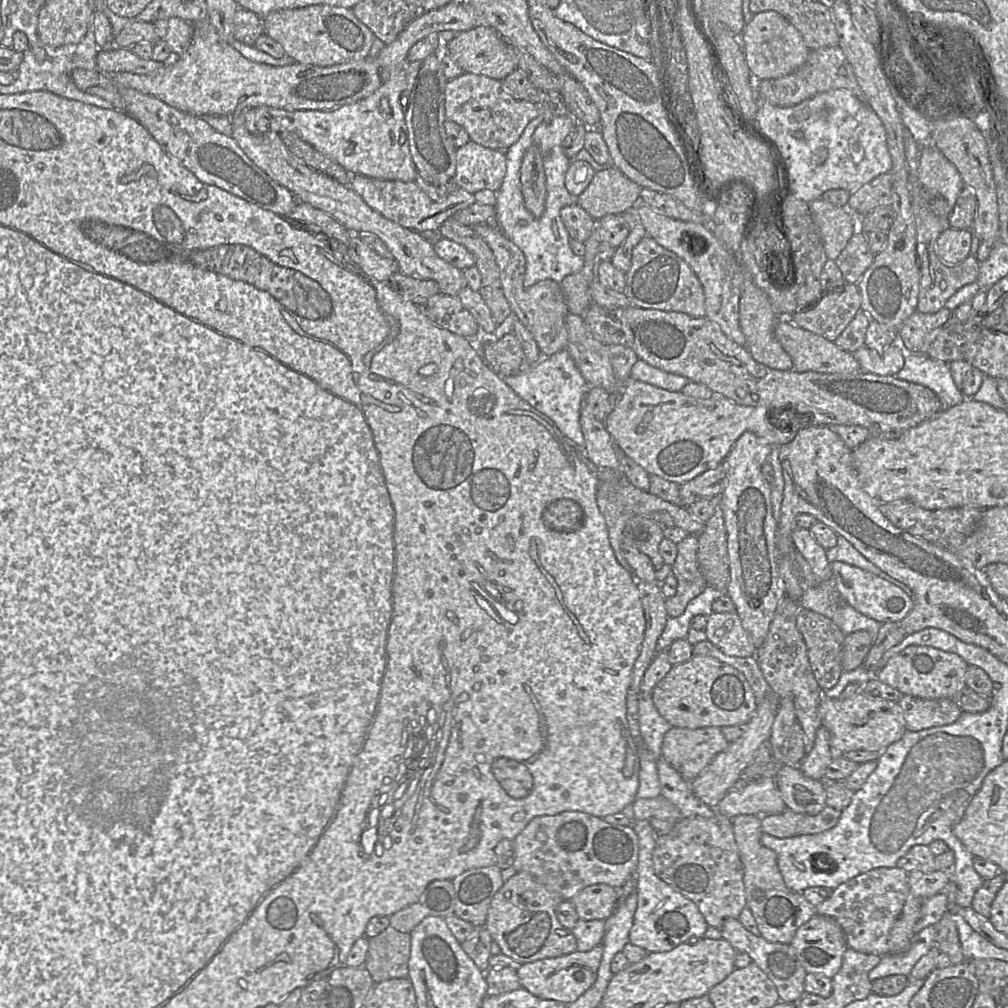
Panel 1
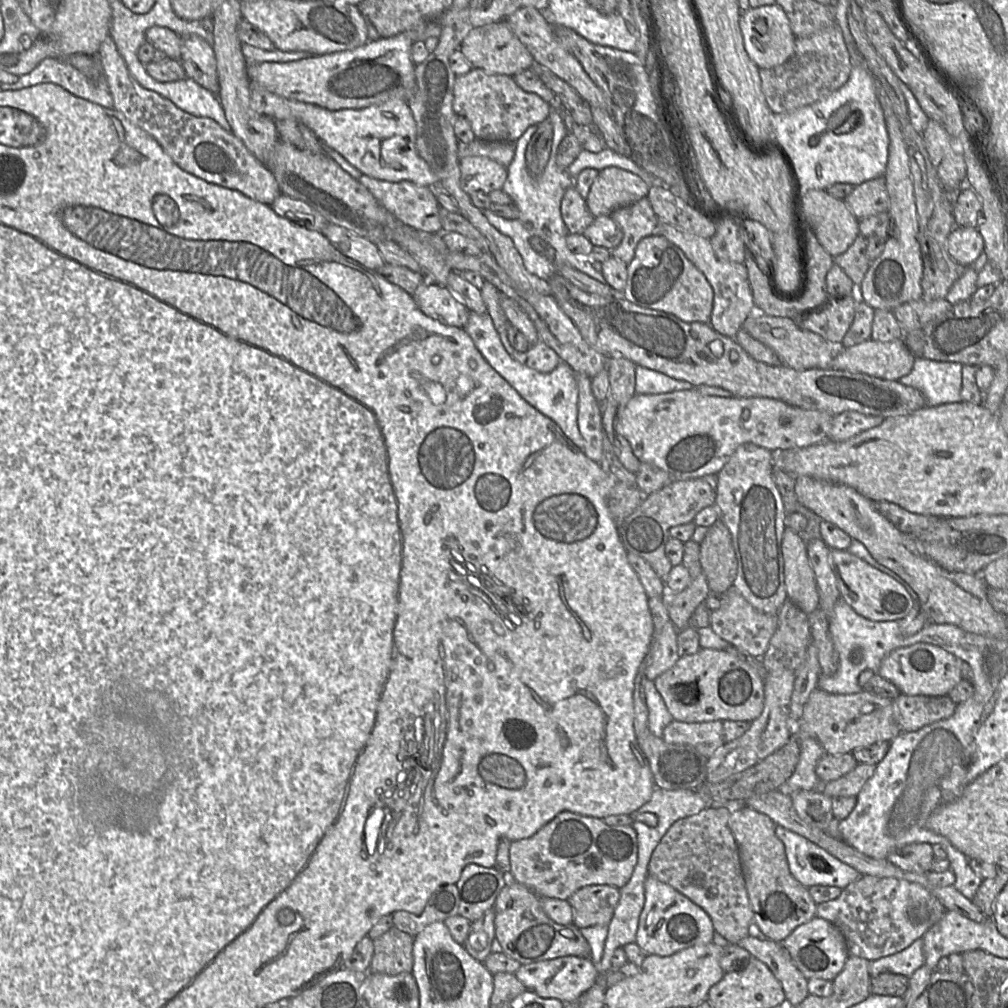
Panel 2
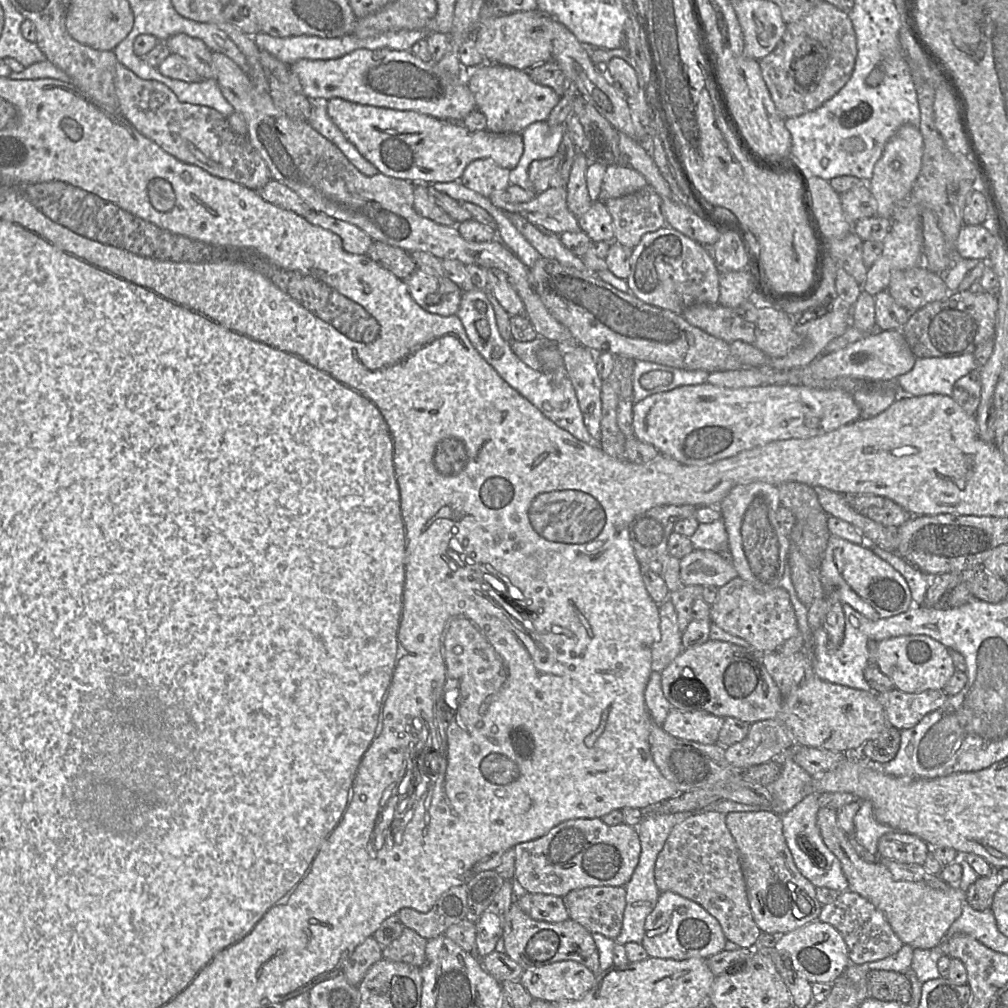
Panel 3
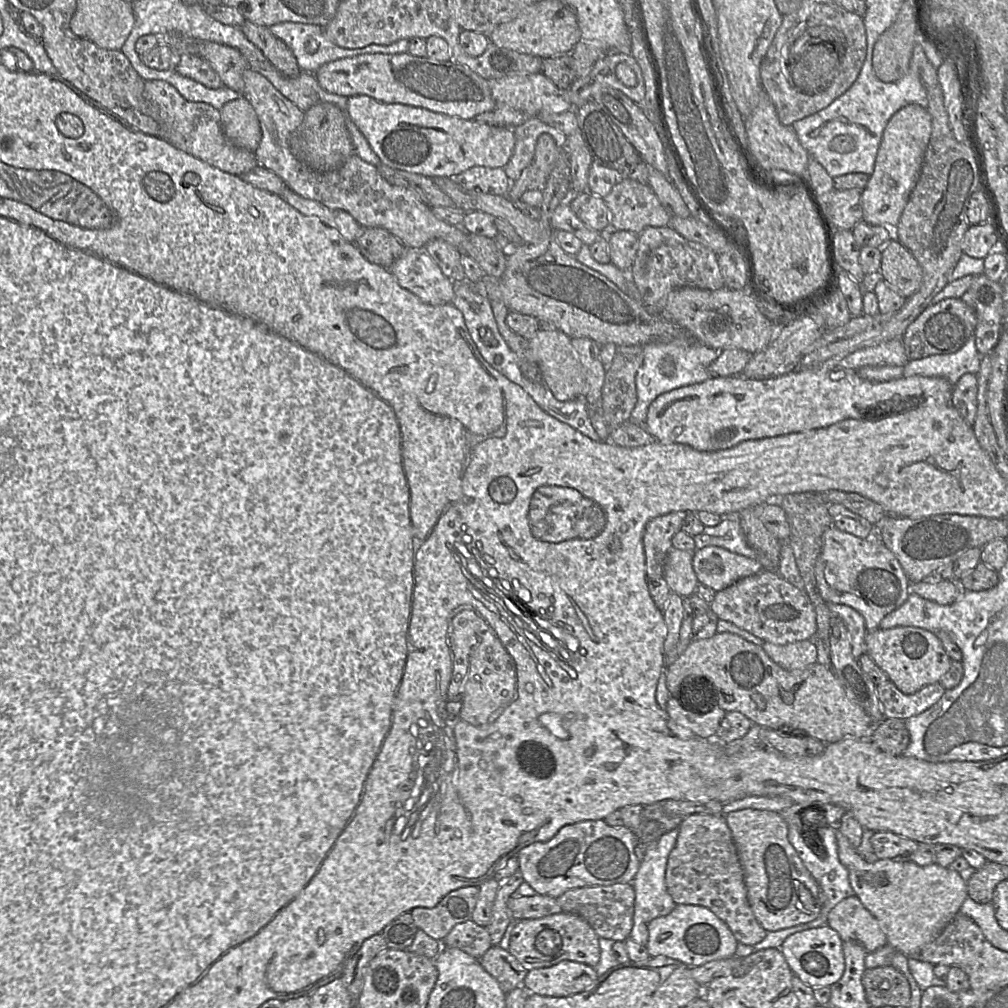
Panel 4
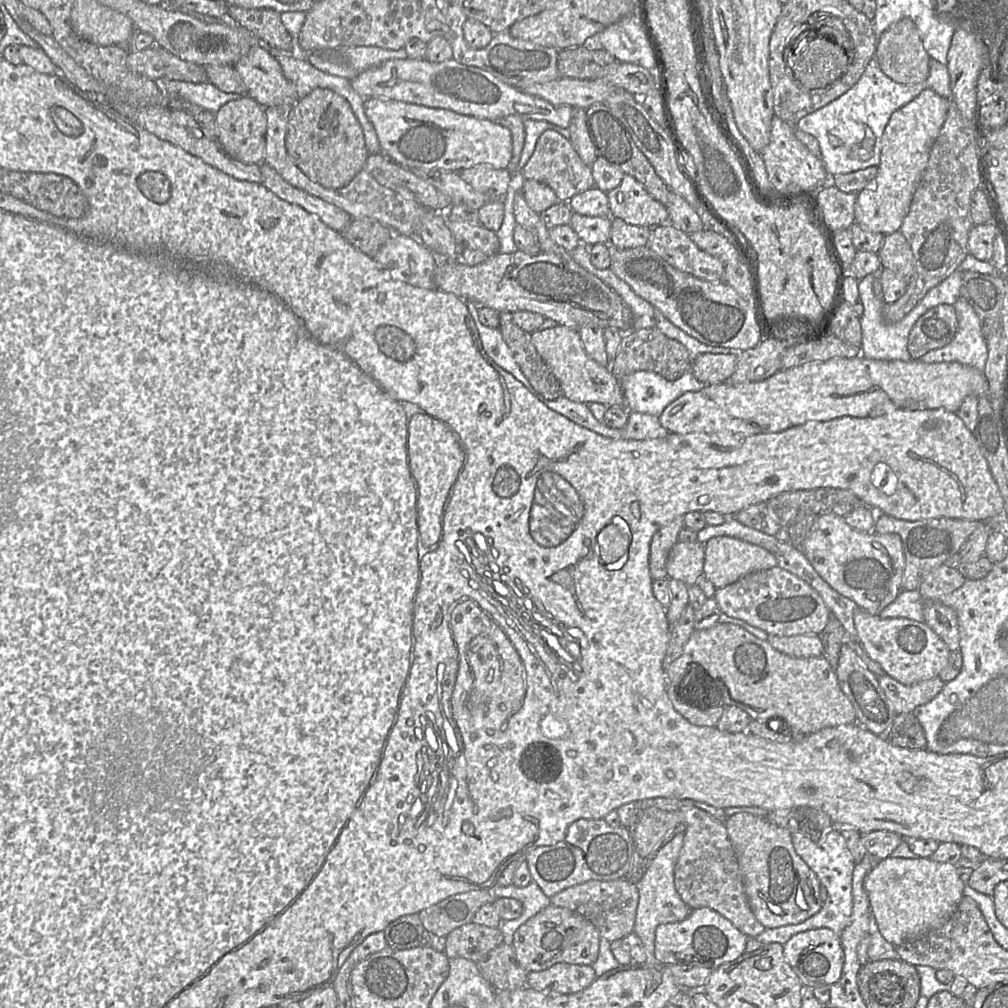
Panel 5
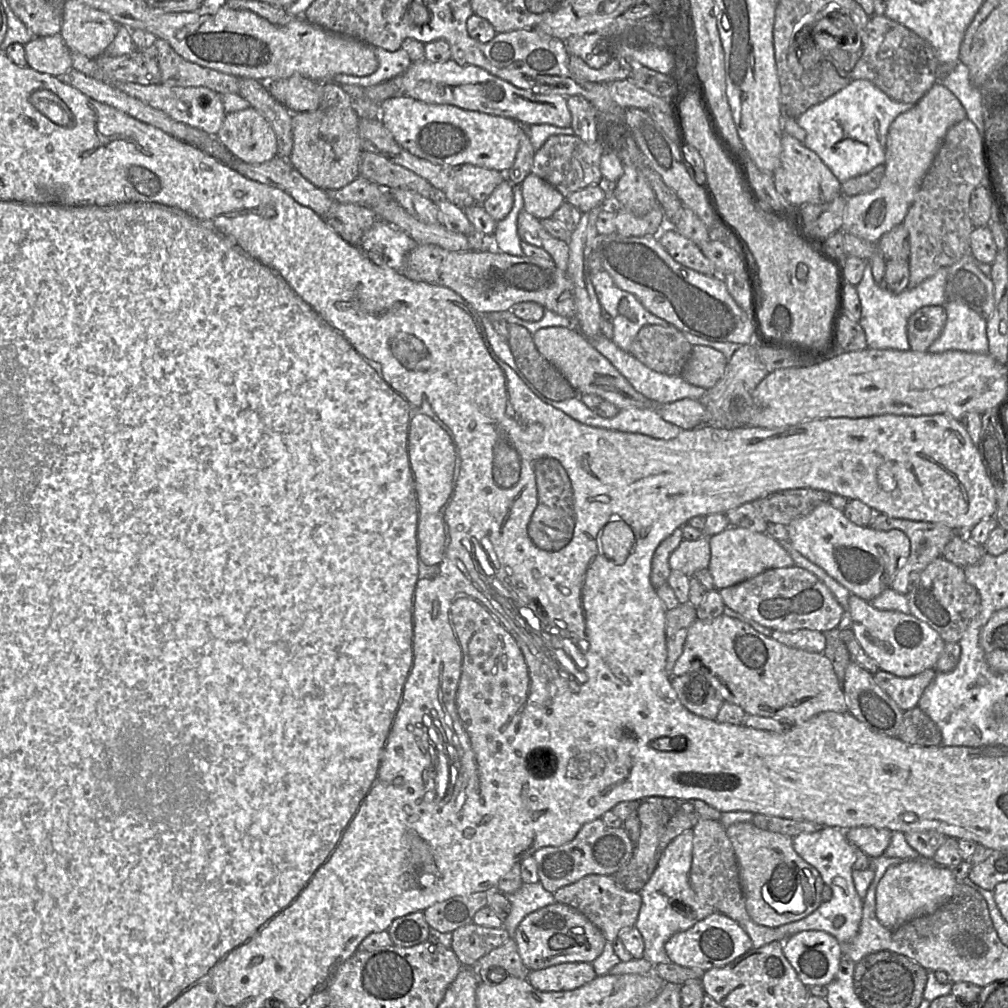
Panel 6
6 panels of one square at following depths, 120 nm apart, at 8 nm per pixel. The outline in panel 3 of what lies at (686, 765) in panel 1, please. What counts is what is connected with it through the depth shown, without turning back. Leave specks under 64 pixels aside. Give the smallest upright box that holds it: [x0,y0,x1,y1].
[661,707,724,744]

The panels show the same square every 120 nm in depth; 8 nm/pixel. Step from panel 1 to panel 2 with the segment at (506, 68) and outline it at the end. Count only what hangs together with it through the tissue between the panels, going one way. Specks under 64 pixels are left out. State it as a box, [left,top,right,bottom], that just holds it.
[459,20,534,76]

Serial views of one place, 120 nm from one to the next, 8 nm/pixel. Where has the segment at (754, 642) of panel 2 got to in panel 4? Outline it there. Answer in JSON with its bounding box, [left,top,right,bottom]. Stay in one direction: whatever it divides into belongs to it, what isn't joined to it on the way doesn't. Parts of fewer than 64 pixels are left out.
[709,570,817,645]

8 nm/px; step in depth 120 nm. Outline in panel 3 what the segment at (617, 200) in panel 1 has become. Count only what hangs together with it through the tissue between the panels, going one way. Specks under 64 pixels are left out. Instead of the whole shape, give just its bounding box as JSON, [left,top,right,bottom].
[597,164,647,202]

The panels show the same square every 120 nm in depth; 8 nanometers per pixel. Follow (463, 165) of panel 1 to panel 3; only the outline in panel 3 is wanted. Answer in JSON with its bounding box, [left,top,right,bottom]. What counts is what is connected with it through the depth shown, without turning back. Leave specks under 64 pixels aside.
[459,159,510,197]

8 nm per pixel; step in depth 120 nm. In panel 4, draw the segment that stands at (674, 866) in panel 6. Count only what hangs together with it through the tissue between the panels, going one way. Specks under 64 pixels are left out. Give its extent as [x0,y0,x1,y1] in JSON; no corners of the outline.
[629,828,679,947]

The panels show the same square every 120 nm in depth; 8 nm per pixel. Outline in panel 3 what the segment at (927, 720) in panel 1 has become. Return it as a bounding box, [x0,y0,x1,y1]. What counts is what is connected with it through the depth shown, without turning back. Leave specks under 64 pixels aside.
[877,687,948,730]

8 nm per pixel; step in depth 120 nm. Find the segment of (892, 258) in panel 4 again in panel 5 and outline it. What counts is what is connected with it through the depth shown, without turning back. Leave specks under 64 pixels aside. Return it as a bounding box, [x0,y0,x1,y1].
[878,231,914,281]

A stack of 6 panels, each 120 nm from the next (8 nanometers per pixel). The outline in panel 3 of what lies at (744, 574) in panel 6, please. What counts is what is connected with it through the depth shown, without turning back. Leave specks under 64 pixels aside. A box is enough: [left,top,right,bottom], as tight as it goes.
[679,549,738,588]

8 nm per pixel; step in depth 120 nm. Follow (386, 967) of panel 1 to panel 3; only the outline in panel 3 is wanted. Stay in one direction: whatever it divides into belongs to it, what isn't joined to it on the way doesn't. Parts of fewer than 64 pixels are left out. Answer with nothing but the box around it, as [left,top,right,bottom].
[382,927,426,968]

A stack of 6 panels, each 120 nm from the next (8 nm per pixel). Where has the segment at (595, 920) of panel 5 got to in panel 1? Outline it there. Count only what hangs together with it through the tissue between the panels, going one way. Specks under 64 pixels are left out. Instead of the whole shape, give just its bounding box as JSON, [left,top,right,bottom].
[570,884,618,921]

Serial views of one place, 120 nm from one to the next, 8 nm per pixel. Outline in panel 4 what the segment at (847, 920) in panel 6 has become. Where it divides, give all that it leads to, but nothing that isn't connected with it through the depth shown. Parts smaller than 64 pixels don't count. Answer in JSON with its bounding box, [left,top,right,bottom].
[753,803,854,951]

